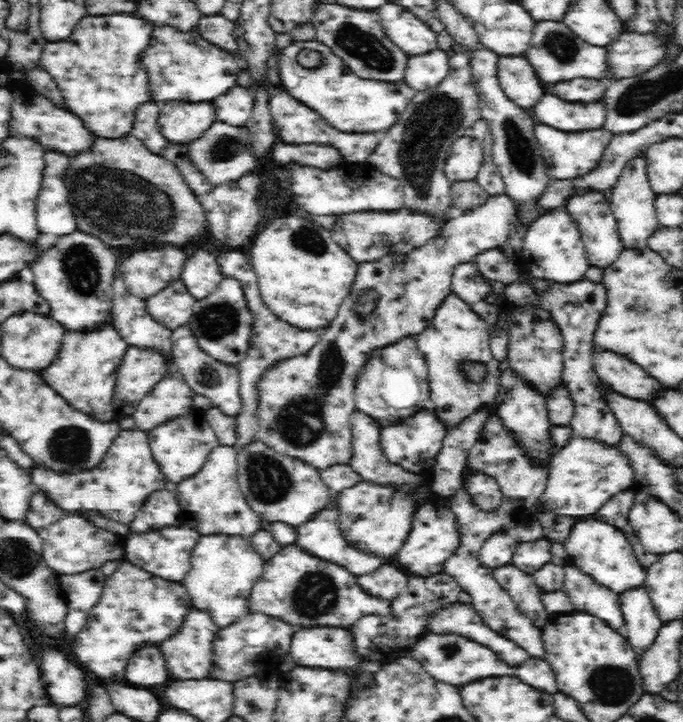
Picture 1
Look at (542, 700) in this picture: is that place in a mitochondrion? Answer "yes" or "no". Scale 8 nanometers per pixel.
no

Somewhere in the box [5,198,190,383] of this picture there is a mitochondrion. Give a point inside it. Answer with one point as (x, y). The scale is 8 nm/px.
(81, 267)

